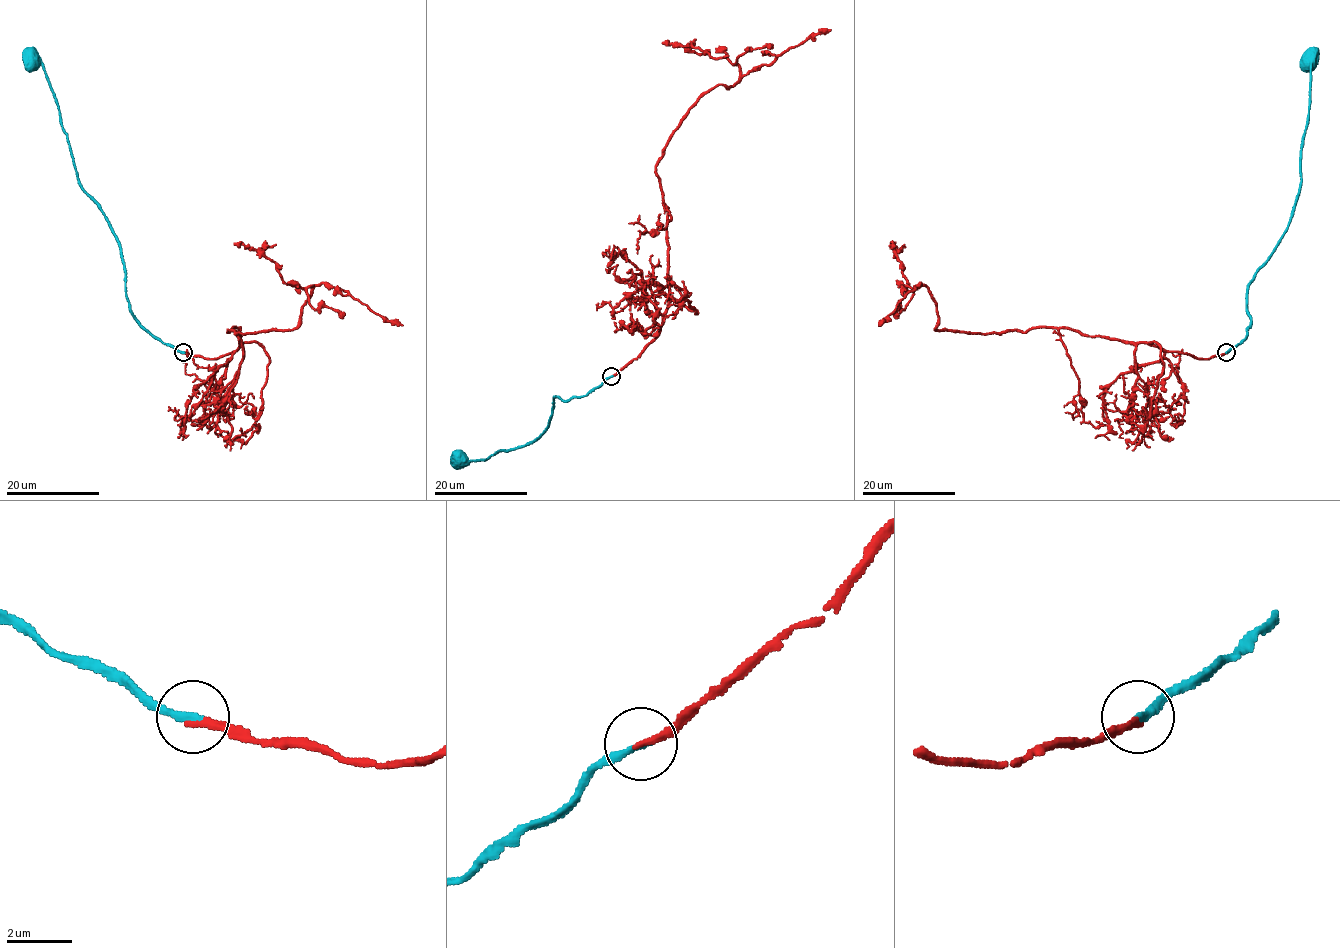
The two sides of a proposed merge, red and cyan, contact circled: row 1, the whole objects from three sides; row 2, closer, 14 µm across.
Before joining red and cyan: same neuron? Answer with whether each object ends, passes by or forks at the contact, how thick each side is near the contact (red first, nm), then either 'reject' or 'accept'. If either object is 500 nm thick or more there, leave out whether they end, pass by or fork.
red ends | cyan ends | 220/240 nm | accept

